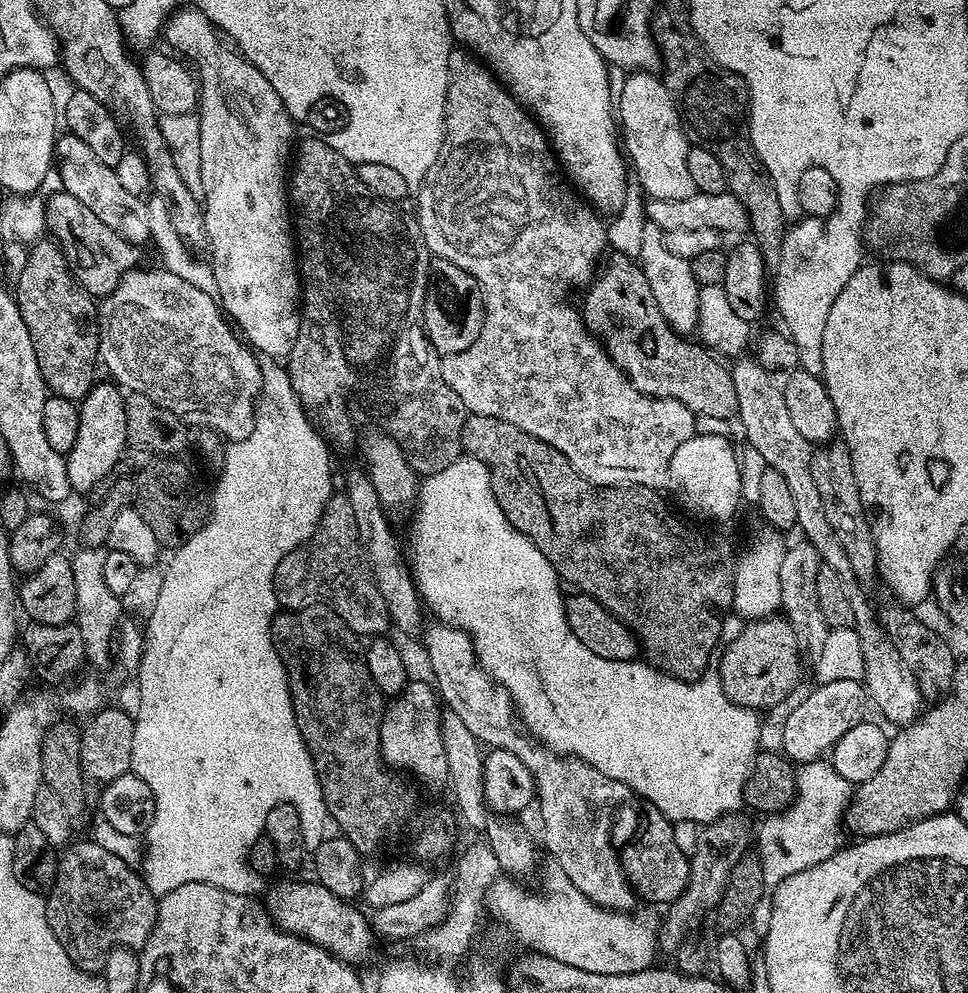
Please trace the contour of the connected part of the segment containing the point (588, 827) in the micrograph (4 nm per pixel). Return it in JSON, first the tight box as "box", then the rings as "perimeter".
{"box":[422,622,638,913],"perimeter":[[[432,622],[427,628],[428,625],[423,629],[422,637],[424,636],[424,648],[428,651],[428,664],[432,667],[431,679],[447,711],[458,714],[466,730],[470,730],[470,734],[474,734],[474,738],[478,738],[481,745],[489,749],[510,750],[514,758],[520,758],[532,771],[532,778],[536,782],[538,808],[540,804],[540,832],[544,835],[545,850],[556,859],[555,867],[564,872],[566,878],[570,878],[570,882],[574,882],[574,886],[578,886],[578,890],[582,890],[582,894],[586,894],[586,898],[590,898],[590,902],[594,902],[598,907],[608,908],[612,912],[631,913],[635,909],[632,907],[638,904],[638,897],[620,865],[617,845],[612,845],[612,815],[615,814],[616,807],[630,796],[629,788],[602,774],[586,761],[579,760],[577,756],[565,756],[552,751],[535,736],[522,730],[516,706],[512,703],[512,695],[497,684],[486,669],[480,667],[476,658],[476,647],[472,645],[472,637],[467,632],[443,622]]]}

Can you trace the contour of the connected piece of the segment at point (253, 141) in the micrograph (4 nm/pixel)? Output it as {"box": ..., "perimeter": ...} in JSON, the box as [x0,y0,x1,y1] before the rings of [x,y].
{"box":[162,6,302,358],"perimeter":[[[191,6],[172,12],[165,19],[162,29],[162,40],[169,44],[167,47],[173,53],[179,54],[191,65],[200,85],[198,115],[201,122],[202,203],[208,248],[212,252],[212,273],[218,282],[215,295],[231,323],[261,357],[284,358],[294,346],[294,338],[298,338],[298,301],[302,296],[298,249],[294,243],[294,220],[286,195],[290,157],[294,152],[294,121],[286,106],[282,106],[282,98],[278,98],[274,86],[266,82],[266,74],[244,59],[235,47],[227,48],[219,35],[221,33],[206,18],[206,14]]]}

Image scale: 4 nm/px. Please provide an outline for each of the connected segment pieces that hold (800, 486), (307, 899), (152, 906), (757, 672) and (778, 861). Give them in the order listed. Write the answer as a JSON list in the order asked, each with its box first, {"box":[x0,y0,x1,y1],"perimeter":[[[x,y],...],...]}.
[{"box":[730,358,922,726],"perimeter":[[[740,358],[735,361],[736,365],[731,365],[730,371],[732,381],[734,382],[734,394],[738,394],[738,406],[736,407],[736,416],[740,424],[744,427],[744,436],[747,447],[758,450],[765,459],[767,467],[778,470],[778,474],[782,474],[782,478],[786,478],[787,485],[790,486],[790,495],[794,498],[794,507],[798,513],[796,519],[796,528],[801,532],[803,539],[809,540],[814,546],[814,550],[818,550],[820,555],[820,563],[830,566],[838,574],[838,578],[842,578],[842,586],[846,590],[846,598],[850,598],[850,610],[854,610],[854,627],[858,638],[862,644],[862,662],[864,663],[863,685],[867,695],[870,697],[871,703],[876,703],[876,708],[888,720],[893,720],[896,726],[911,724],[913,720],[921,715],[922,697],[916,679],[913,678],[912,672],[900,660],[898,650],[894,650],[894,642],[890,642],[890,638],[884,632],[878,619],[877,609],[872,609],[872,604],[868,601],[868,596],[862,585],[856,581],[854,570],[850,566],[850,562],[846,559],[846,550],[842,550],[838,538],[834,538],[834,530],[830,530],[830,522],[826,522],[826,513],[822,510],[822,497],[818,494],[818,490],[814,486],[814,477],[810,475],[810,458],[812,457],[814,448],[808,443],[806,438],[802,438],[802,434],[798,434],[798,430],[794,427],[794,421],[790,419],[790,414],[786,411],[786,398],[782,391],[781,385],[774,381],[773,373],[767,368],[763,368],[755,358]]]},{"box":[266,880,378,966],"perimeter":[[[284,880],[268,892],[266,907],[269,916],[284,932],[292,932],[319,948],[326,949],[346,964],[360,966],[372,952],[372,943],[378,940],[369,917],[363,916],[349,901],[338,898],[318,882]]]},{"box":[46,842,157,973],"perimeter":[[[72,842],[59,853],[56,861],[56,885],[46,893],[48,906],[48,925],[60,947],[68,952],[68,956],[76,967],[83,972],[99,973],[104,967],[110,950],[115,948],[131,948],[139,950],[150,938],[152,927],[156,921],[157,897],[152,894],[137,869],[131,868],[114,857],[102,846],[93,842],[76,844]]]},{"box":[719,614,802,710],"perimeter":[[[773,614],[763,620],[753,620],[745,623],[744,629],[738,634],[738,638],[727,641],[719,653],[720,681],[722,690],[738,706],[761,710],[760,708],[776,708],[796,688],[800,680],[800,656],[802,649],[794,638],[794,630],[787,620]]]},{"box":[756,759,854,889],"perimeter":[[[816,759],[803,763],[796,772],[796,796],[783,811],[769,813],[758,830],[758,850],[756,850],[762,866],[765,889],[777,887],[786,877],[809,869],[810,866],[824,862],[832,857],[841,847],[840,830],[844,828],[844,815],[854,795],[852,784],[835,771],[829,761]]]}]

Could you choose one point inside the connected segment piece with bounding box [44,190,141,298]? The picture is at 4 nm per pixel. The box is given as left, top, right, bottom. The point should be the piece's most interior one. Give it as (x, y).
(98, 257)

